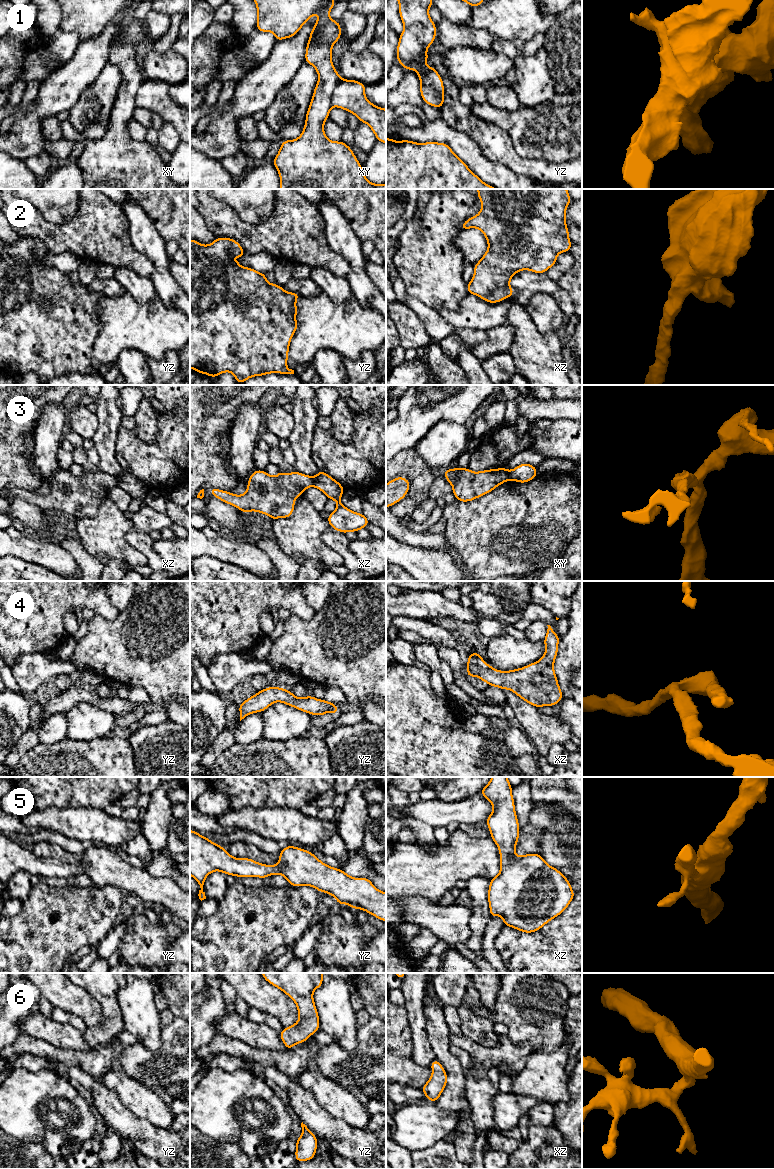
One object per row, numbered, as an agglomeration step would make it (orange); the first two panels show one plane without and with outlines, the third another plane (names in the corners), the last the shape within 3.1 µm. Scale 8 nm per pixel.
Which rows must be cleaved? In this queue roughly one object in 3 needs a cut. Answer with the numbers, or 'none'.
1, 3

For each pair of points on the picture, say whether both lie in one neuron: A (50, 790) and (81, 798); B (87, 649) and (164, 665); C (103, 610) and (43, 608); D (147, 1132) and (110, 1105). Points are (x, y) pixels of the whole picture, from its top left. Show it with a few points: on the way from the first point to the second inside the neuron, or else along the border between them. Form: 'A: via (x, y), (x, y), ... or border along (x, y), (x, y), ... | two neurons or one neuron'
A: via (58, 789), (73, 790) | one neuron
B: via (106, 649), (120, 650), (129, 659), (145, 661) | one neuron
C: via (88, 600), (58, 600) | one neuron
D: via (138, 1129), (132, 1127), (119, 1114) | one neuron

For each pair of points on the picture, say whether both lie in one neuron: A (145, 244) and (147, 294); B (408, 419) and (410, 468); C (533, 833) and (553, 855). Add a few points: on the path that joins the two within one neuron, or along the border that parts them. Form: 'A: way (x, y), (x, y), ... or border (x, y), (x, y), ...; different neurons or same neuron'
A: border (150, 277), (157, 294); different neurons
B: border (413, 447), (401, 451), (396, 456); different neurons
C: border (529, 822), (545, 831), (539, 853); different neurons

